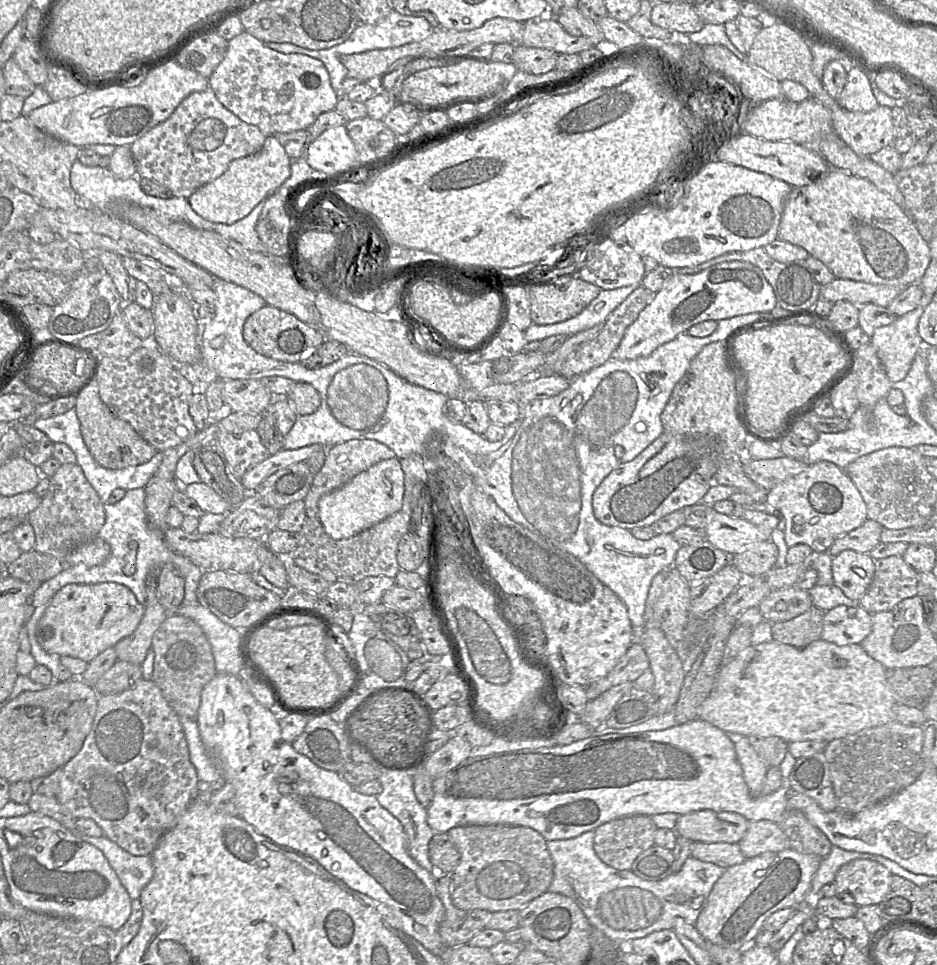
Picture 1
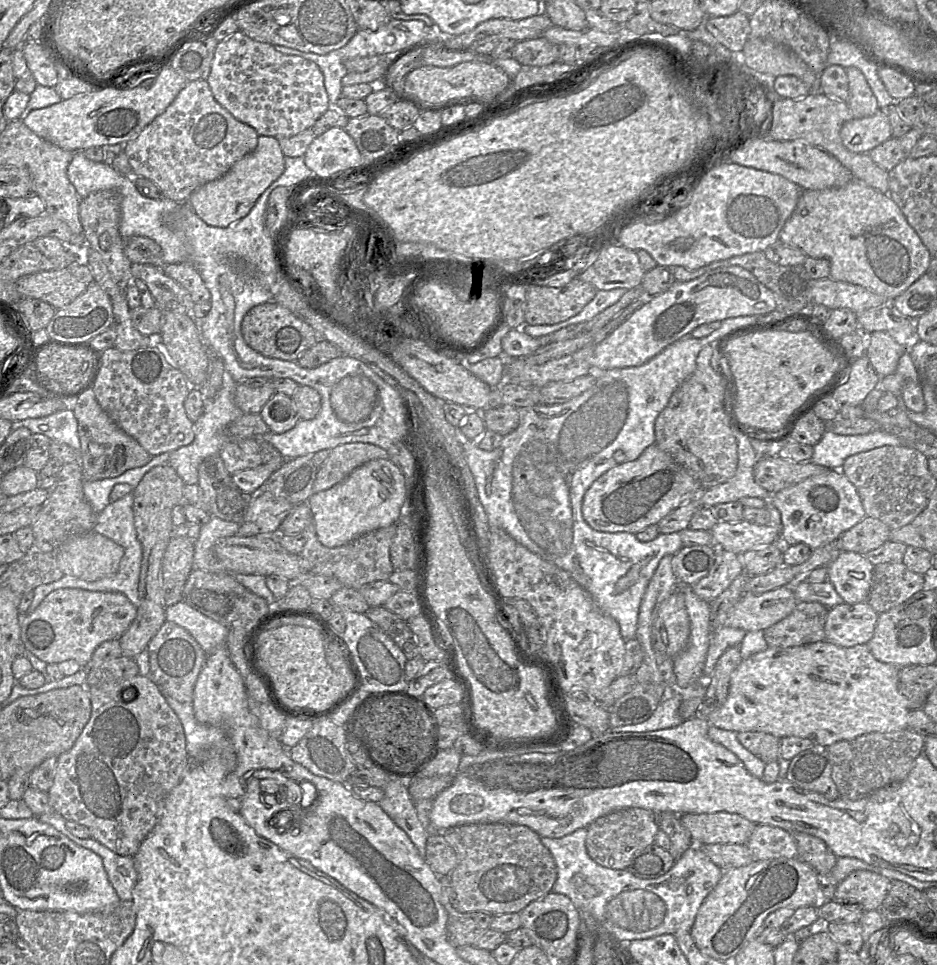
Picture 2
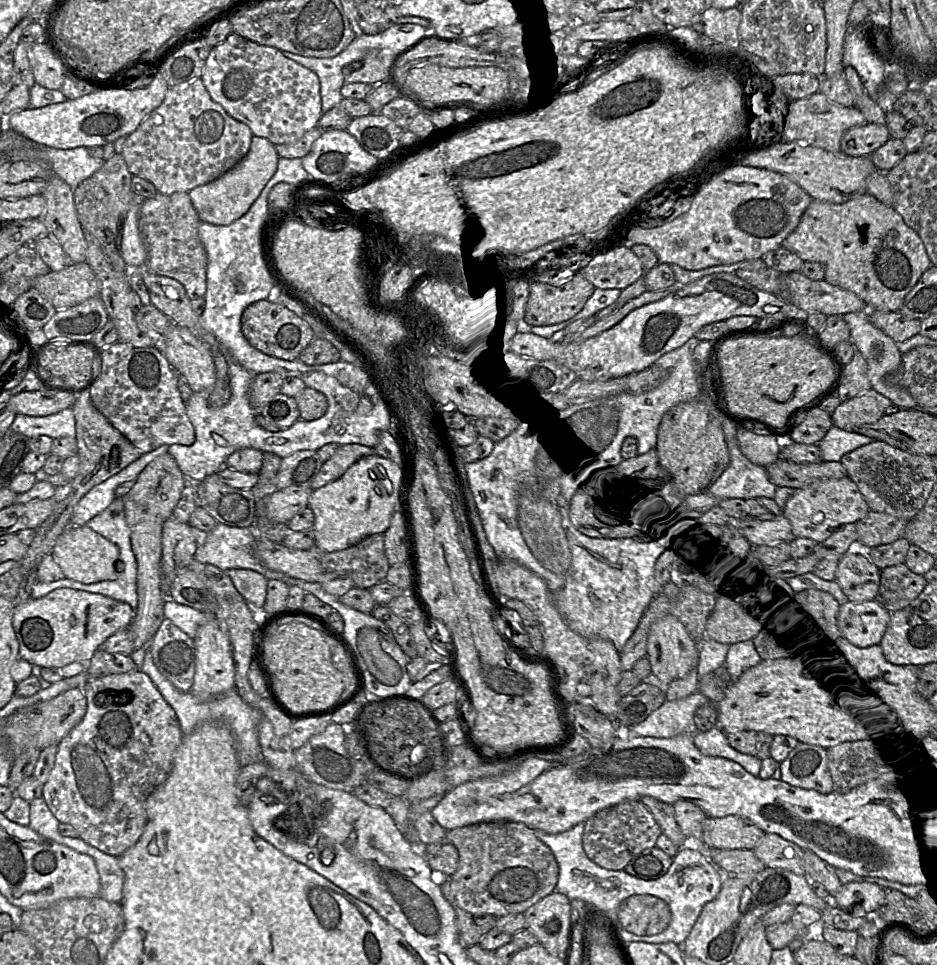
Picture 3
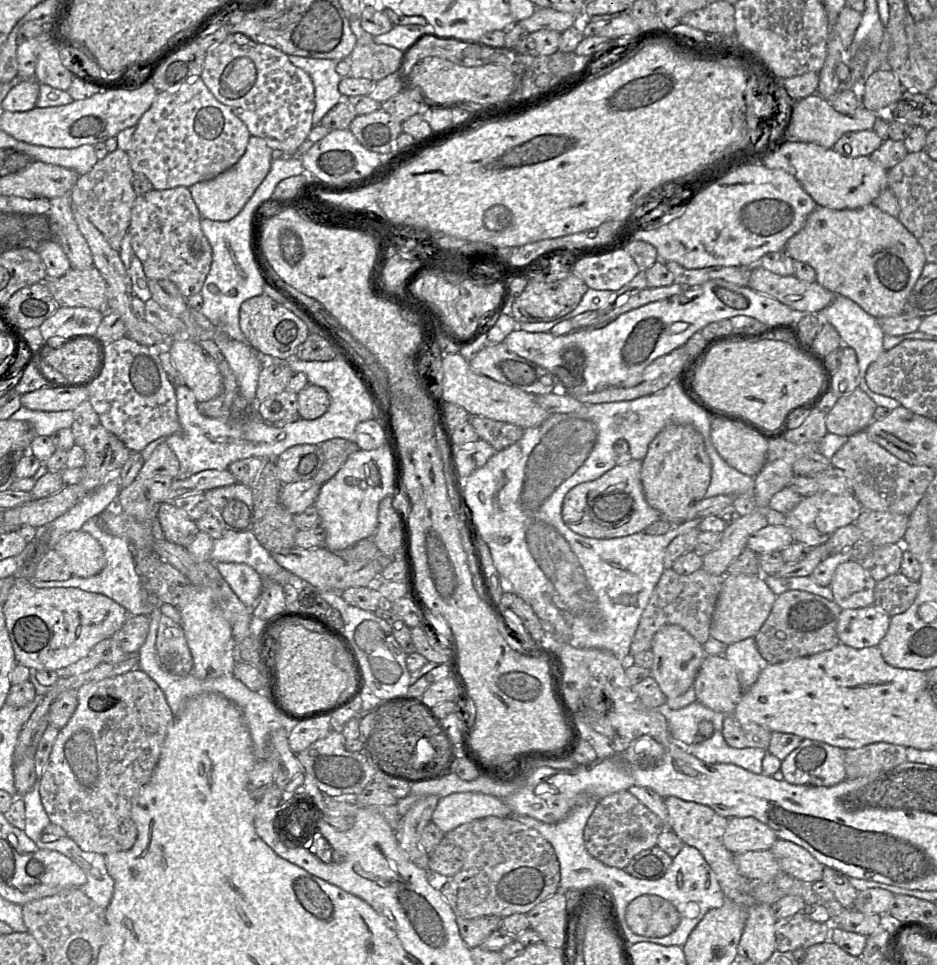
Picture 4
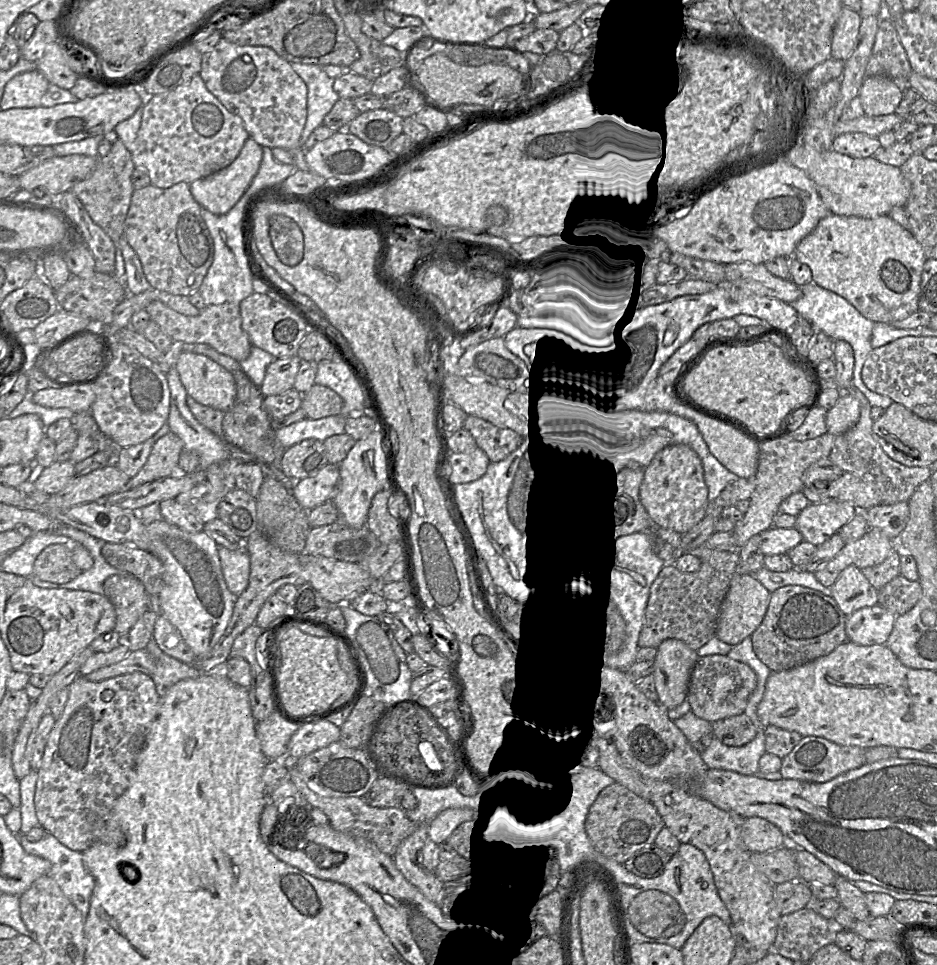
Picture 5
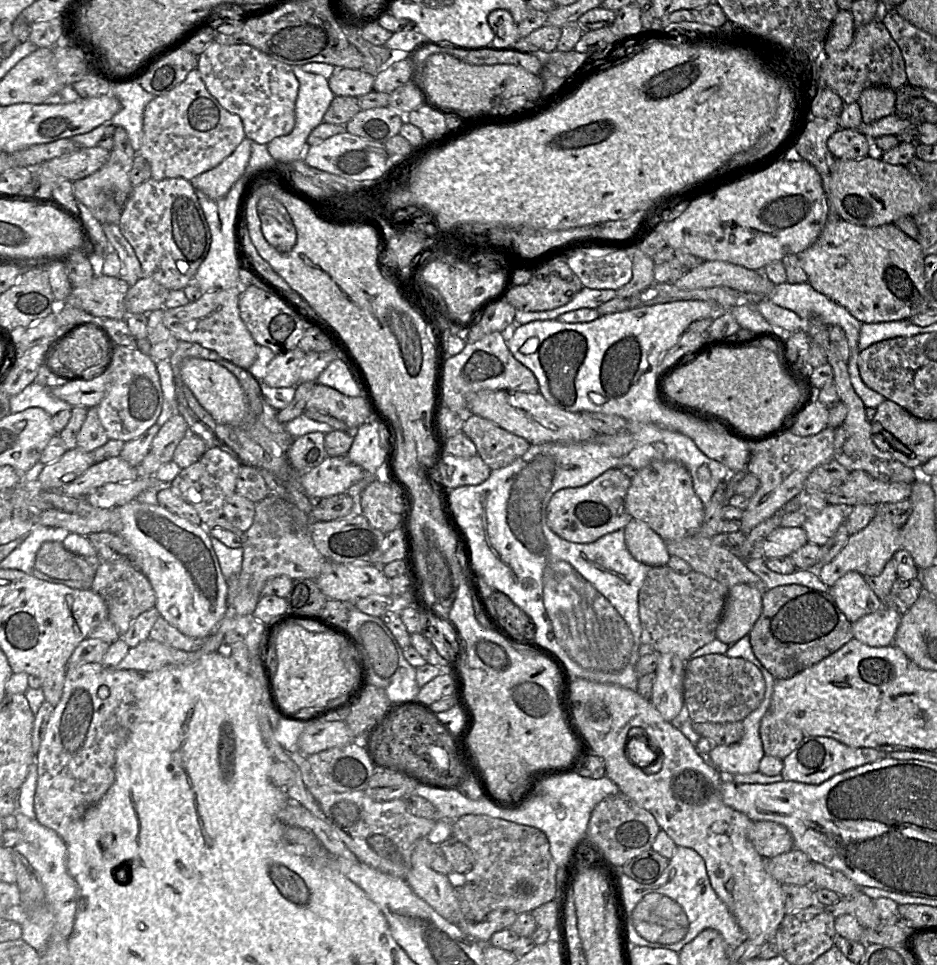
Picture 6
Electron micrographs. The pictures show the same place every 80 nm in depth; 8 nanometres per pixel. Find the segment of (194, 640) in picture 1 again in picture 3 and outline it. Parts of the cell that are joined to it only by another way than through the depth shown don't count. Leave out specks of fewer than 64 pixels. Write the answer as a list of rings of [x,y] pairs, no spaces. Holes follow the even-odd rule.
[[[165,618],[149,649],[160,673],[179,691],[191,691],[196,663],[194,640]]]

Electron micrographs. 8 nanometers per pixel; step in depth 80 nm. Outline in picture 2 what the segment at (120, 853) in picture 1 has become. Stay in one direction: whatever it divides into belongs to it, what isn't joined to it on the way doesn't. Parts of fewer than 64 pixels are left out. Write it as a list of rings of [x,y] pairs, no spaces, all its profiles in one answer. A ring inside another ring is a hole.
[[[71,834],[66,837],[75,844],[100,856],[108,879],[119,899],[132,901],[133,889],[138,877],[133,857],[120,856],[92,838],[75,838]]]

